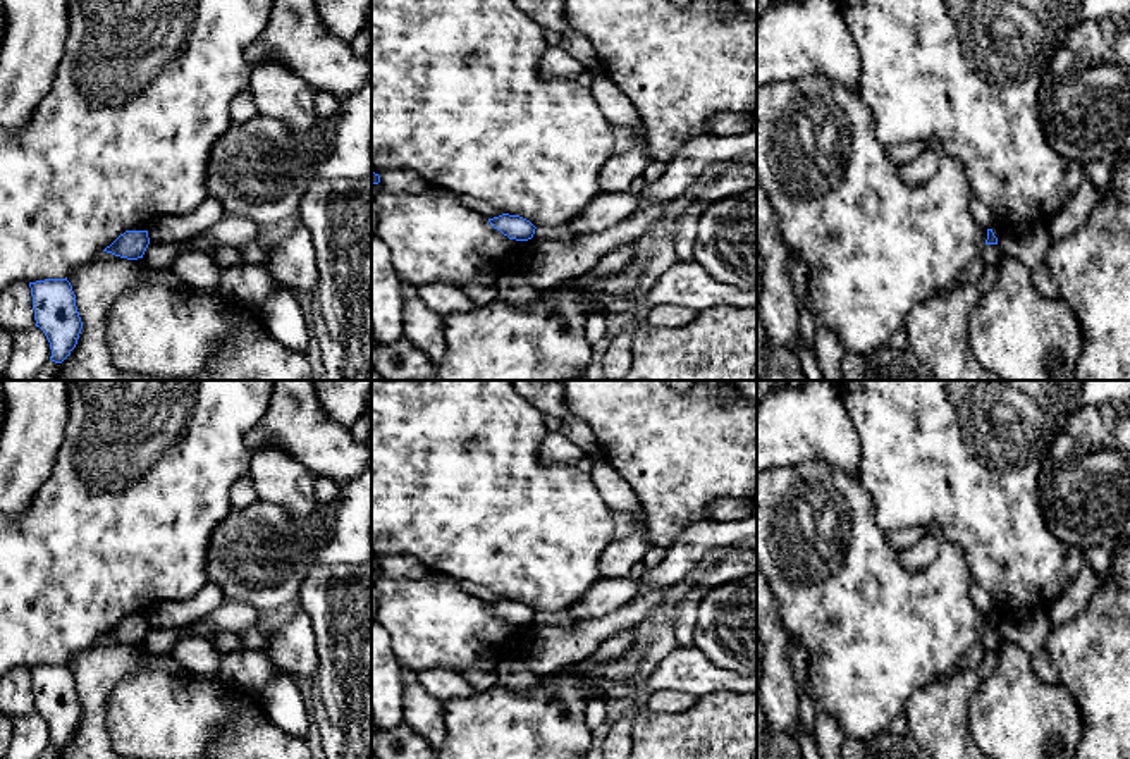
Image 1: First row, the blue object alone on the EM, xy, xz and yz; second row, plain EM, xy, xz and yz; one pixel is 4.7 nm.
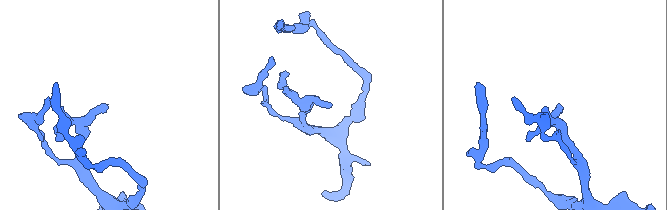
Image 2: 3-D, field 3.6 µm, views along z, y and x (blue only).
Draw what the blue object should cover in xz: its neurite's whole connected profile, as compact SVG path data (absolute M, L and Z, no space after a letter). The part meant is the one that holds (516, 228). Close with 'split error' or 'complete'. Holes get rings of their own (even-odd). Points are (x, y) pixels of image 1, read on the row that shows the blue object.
M509 213L488 219L488 222L494 229L501 231L504 236L516 241L531 239L537 229L530 220Z | complete

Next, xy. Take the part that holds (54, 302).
M65 277L29 282L29 287L36 327L50 342L50 360L62 363L76 348L83 329L72 286Z | complete

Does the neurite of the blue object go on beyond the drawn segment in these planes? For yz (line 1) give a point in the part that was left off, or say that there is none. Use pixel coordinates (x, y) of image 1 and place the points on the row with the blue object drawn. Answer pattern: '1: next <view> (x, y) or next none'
1: next none

